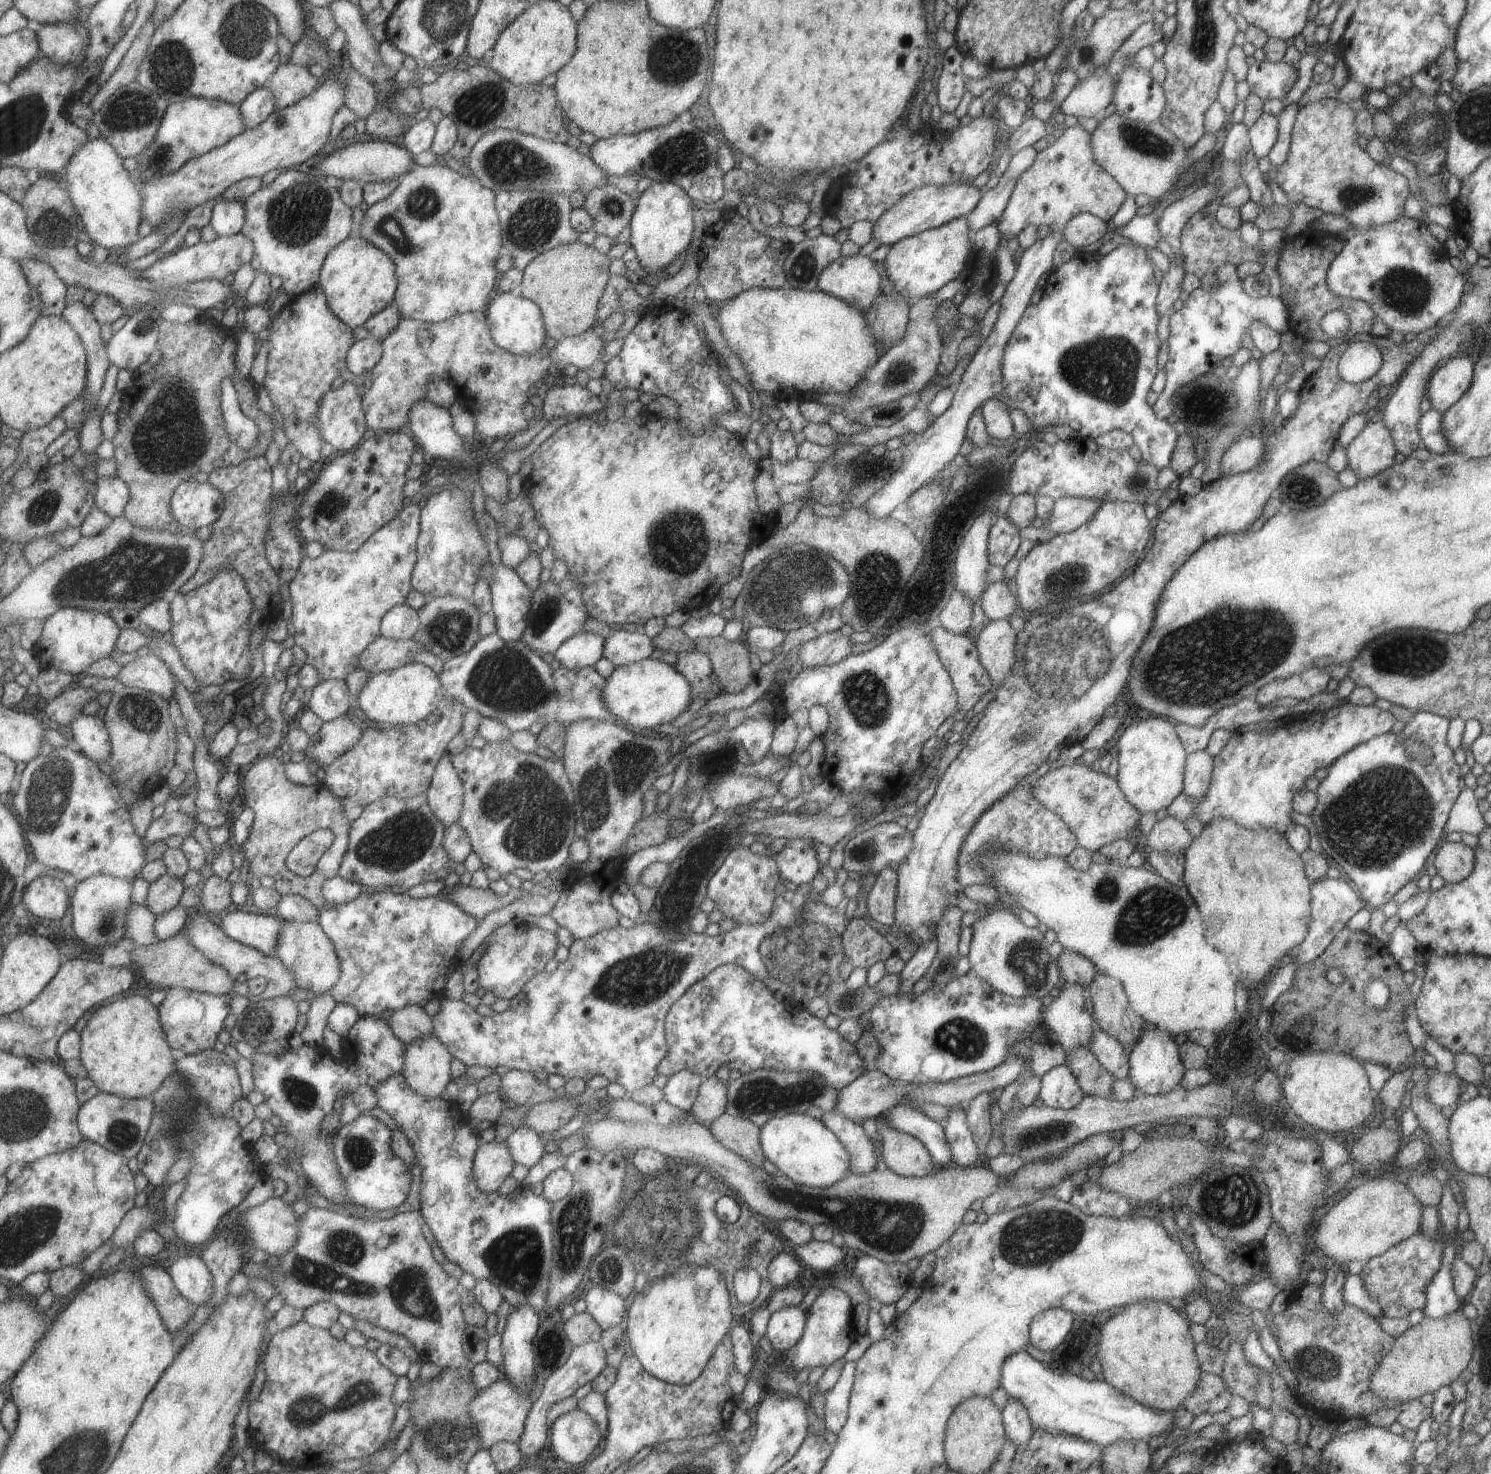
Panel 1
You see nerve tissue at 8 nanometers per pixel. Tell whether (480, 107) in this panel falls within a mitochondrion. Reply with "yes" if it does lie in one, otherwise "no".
yes

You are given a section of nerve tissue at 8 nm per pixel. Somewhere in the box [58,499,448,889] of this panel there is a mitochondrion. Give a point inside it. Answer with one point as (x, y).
(397, 841)

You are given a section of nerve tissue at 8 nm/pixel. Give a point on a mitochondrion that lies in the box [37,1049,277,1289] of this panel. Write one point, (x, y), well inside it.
(122, 1133)

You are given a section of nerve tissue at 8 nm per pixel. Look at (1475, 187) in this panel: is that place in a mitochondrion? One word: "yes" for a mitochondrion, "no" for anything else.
no

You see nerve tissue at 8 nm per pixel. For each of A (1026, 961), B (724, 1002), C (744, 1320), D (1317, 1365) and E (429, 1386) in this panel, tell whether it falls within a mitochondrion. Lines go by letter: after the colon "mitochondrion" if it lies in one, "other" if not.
A: mitochondrion
B: other
C: other
D: mitochondrion
E: other

